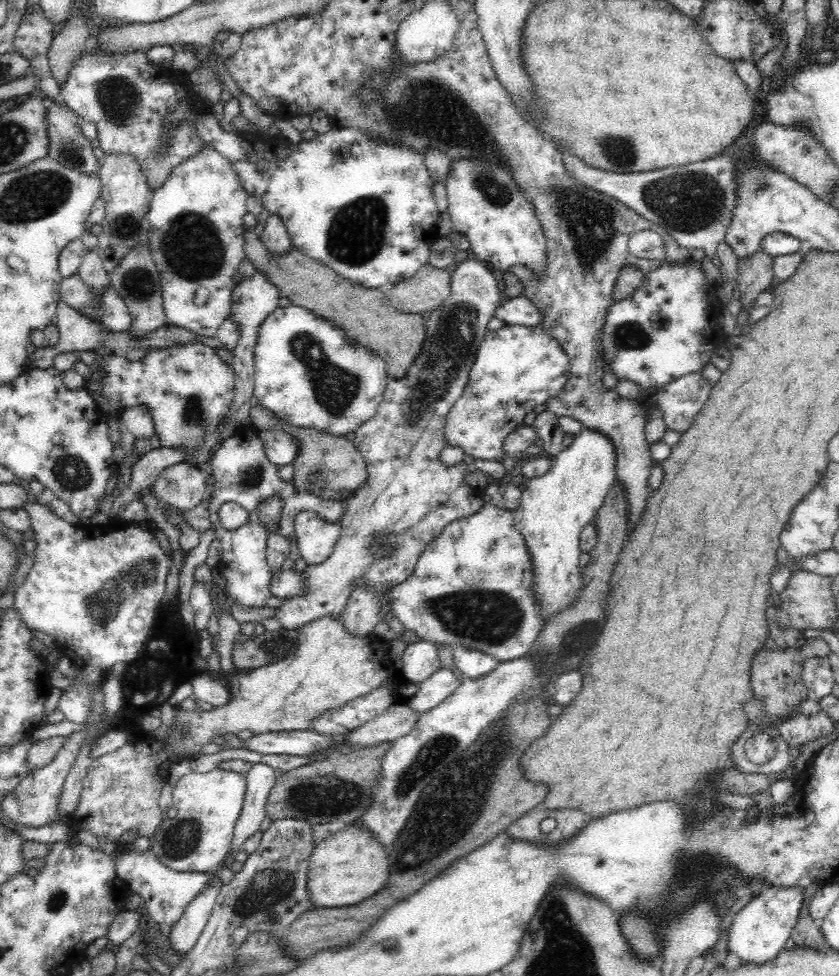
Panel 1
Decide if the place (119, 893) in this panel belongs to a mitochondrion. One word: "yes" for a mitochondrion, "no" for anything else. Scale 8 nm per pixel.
no

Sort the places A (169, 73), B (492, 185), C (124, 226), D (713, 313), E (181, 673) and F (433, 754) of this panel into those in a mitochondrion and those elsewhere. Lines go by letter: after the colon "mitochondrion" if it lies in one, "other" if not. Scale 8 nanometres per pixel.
A: other
B: mitochondrion
C: mitochondrion
D: other
E: other
F: mitochondrion

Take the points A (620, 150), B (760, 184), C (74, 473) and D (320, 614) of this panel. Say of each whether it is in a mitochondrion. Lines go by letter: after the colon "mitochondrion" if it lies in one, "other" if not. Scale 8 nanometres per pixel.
A: mitochondrion
B: mitochondrion
C: mitochondrion
D: other

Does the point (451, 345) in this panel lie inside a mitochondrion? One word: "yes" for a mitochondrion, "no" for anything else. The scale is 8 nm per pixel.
yes

